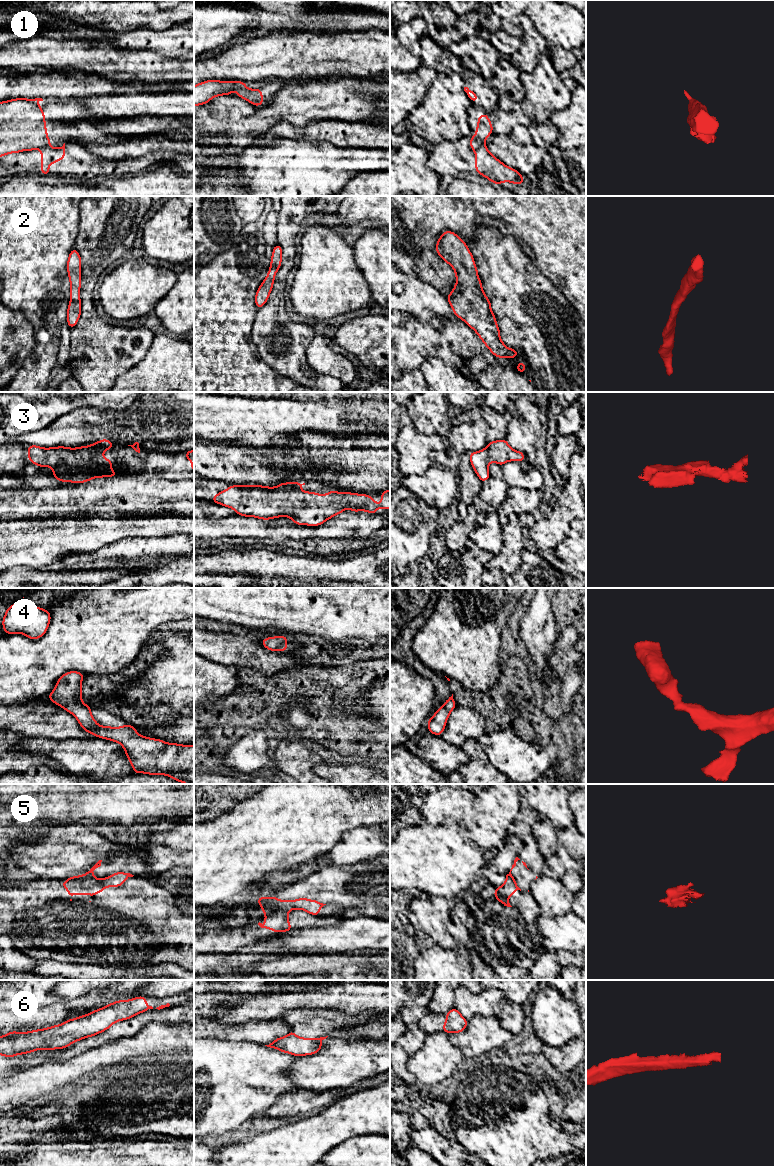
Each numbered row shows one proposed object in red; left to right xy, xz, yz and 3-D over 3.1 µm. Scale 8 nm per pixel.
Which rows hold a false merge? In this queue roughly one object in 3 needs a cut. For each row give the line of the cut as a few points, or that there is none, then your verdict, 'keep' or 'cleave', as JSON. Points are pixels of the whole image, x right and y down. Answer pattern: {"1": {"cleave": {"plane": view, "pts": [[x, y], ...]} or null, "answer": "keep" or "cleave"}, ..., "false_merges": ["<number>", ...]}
{"1": {"cleave": {"plane": "yz", "pts": [[484, 143], [475, 150]]}, "answer": "cleave"}, "2": {"cleave": null, "answer": "keep"}, "3": {"cleave": null, "answer": "keep"}, "4": {"cleave": null, "answer": "keep"}, "5": {"cleave": {"plane": "xz", "pts": [[289, 909], [264, 912]]}, "answer": "cleave"}, "6": {"cleave": null, "answer": "keep"}, "false_merges": ["1", "5"]}

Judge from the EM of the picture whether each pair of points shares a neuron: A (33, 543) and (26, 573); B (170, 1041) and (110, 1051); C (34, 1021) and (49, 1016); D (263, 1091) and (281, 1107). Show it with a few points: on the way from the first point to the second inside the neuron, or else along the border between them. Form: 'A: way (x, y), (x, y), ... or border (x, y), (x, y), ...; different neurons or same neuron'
A: border (10, 567), (27, 566), (36, 569), (46, 569); different neurons
B: way (155, 1041), (137, 1048), (125, 1049); same neuron
C: way (38, 1021), (45, 1016); same neuron
D: border (294, 1088), (281, 1093), (268, 1108), (258, 1115); different neurons

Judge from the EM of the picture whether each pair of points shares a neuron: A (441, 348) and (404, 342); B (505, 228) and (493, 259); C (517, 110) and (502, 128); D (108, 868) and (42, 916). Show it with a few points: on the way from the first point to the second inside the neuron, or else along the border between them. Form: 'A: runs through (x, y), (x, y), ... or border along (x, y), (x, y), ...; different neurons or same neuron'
A: runs through (432, 342), (413, 342); same neuron
B: border along (480, 226), (512, 236), (521, 249); different neurons
C: runs through (513, 114), (503, 124); same neuron
D: border along (119, 871), (103, 878), (95, 878); different neurons

